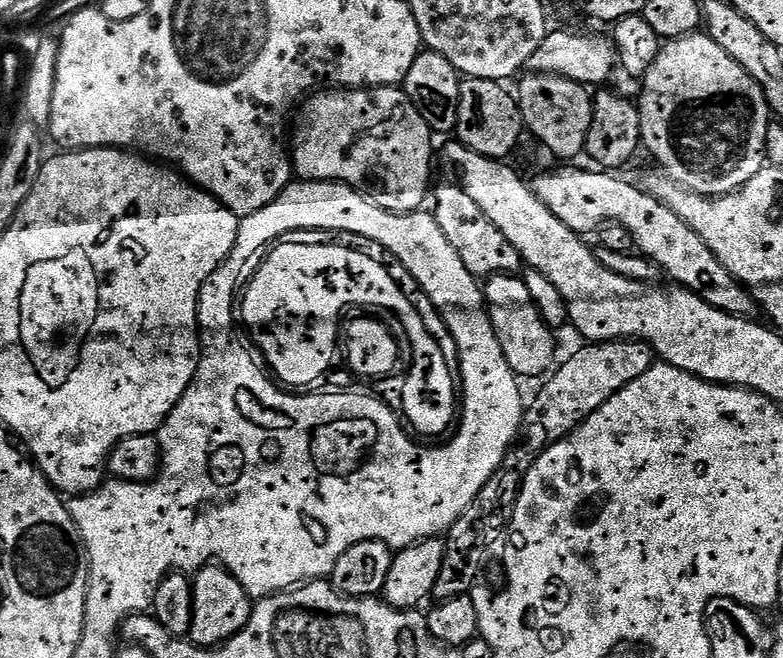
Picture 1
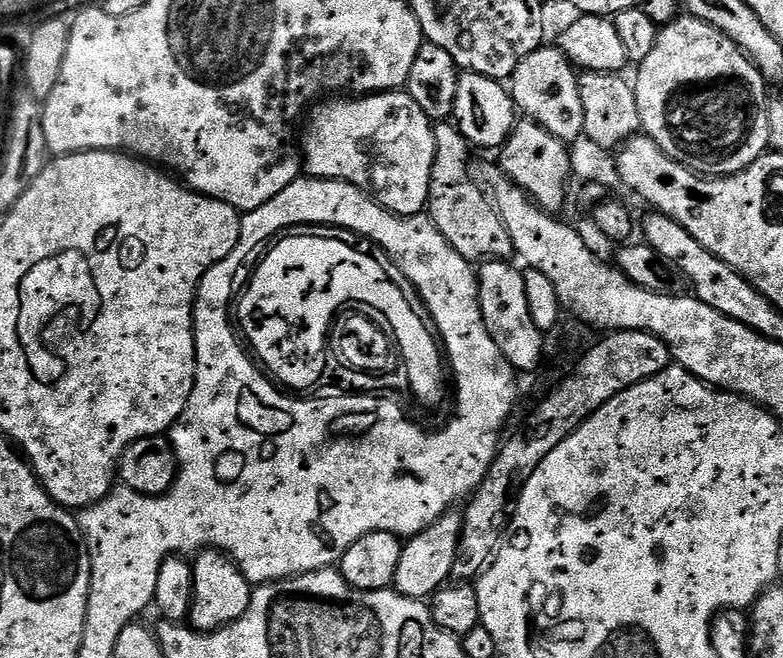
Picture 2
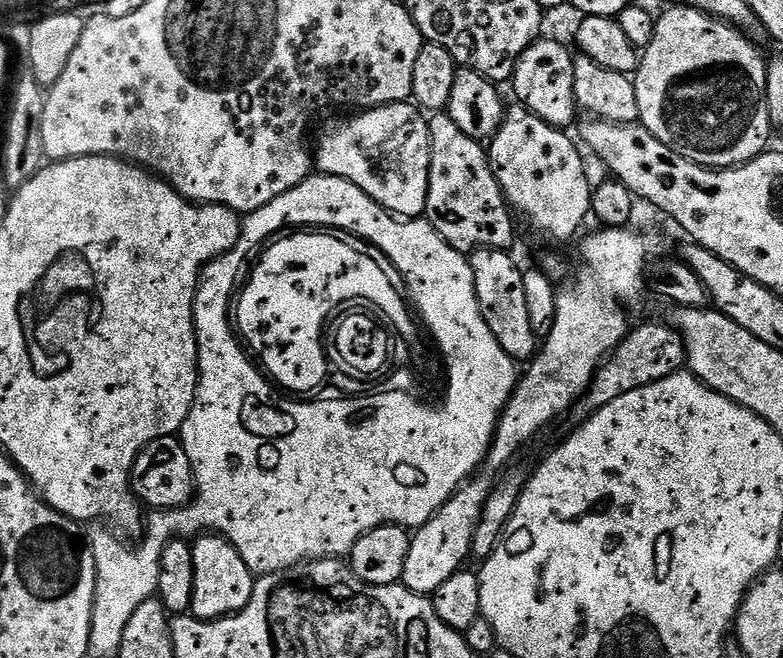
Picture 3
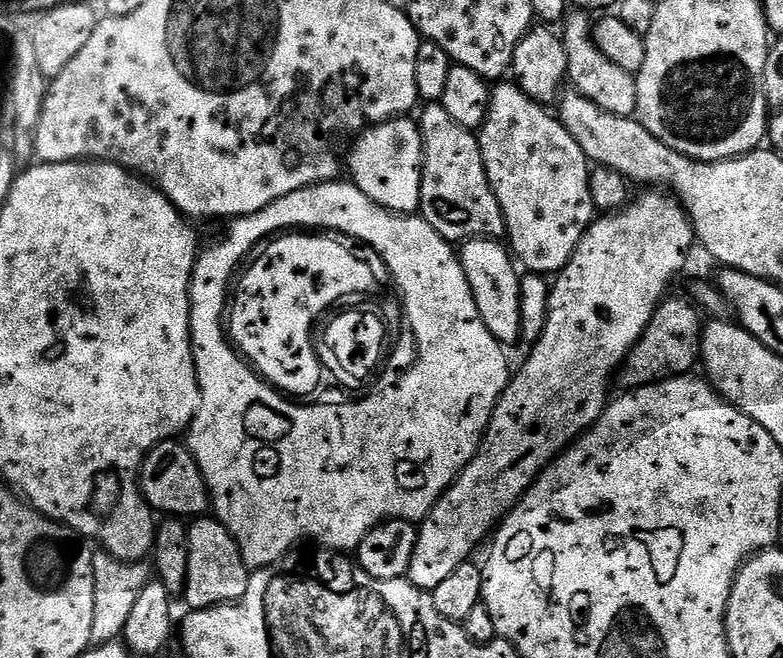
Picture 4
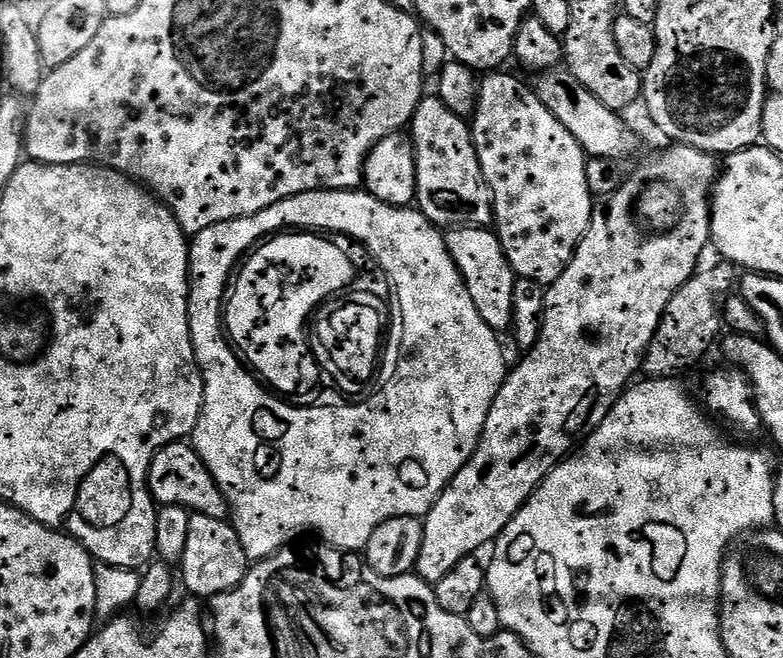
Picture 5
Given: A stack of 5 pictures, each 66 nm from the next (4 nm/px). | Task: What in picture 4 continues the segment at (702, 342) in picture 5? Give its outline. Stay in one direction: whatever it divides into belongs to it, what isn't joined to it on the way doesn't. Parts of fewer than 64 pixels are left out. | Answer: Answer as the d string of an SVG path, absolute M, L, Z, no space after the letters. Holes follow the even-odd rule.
M676 296L665 299L650 318L640 341L618 369L621 389L631 390L657 384L675 376L687 376L702 356L702 313L691 299Z

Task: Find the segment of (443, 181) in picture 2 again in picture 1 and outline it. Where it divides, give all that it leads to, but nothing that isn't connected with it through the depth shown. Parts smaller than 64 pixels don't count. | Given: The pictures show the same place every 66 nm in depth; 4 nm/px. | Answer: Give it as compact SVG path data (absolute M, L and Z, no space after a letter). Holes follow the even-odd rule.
M455 182L444 184L440 189L435 189L436 208L434 215L438 226L442 226L442 234L446 234L446 242L454 246L458 258L462 258L462 266L470 270L470 274L477 278L491 278L505 274L516 274L521 271L522 261L518 250L510 246L510 238L490 222L490 218L482 212L482 206L466 194L466 190Z

